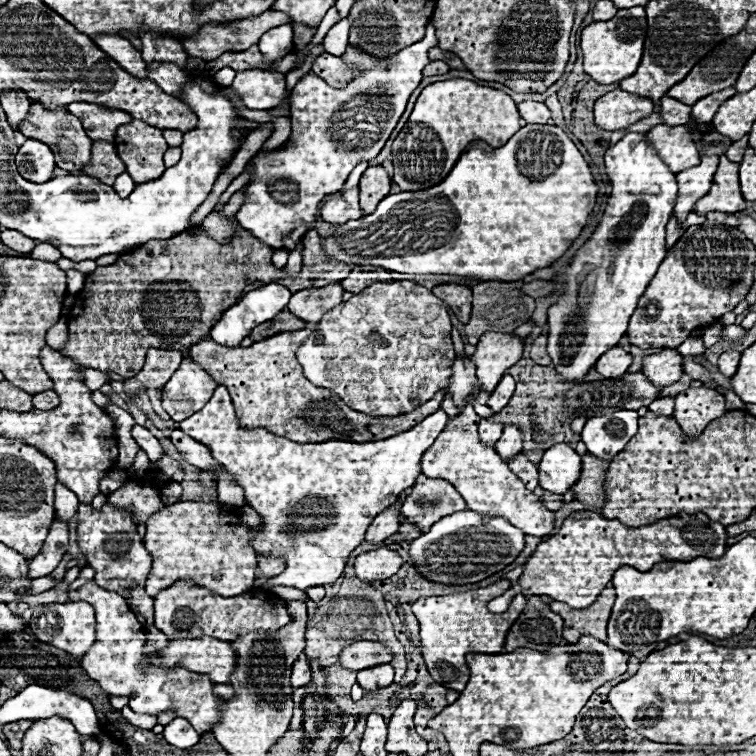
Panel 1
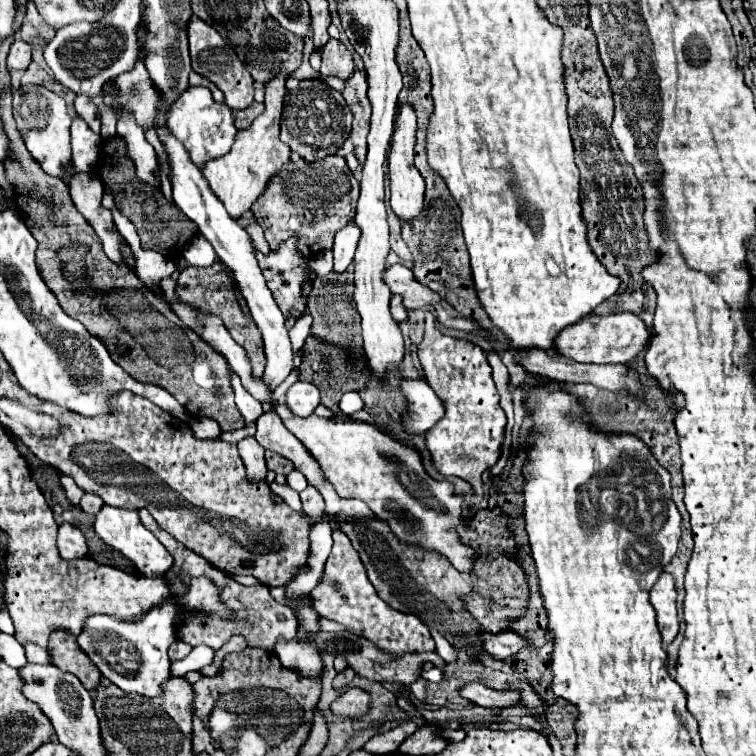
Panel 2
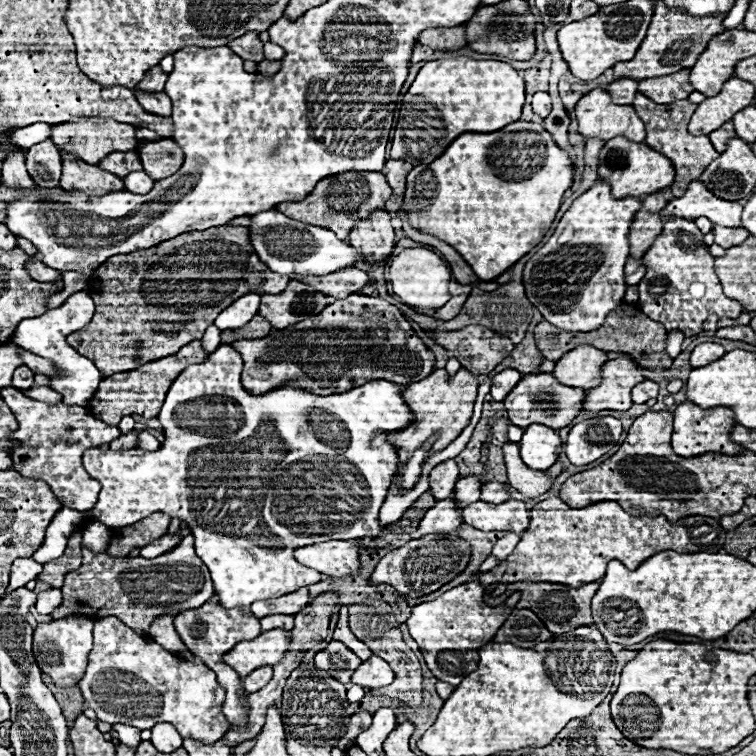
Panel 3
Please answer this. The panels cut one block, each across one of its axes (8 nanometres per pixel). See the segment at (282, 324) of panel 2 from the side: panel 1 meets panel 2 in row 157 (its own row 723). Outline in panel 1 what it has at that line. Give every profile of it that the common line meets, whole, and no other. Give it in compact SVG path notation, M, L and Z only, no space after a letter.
M174 718L170 724L164 726L162 734L164 734L168 744L172 744L176 748L182 748L182 750L184 748L192 748L200 740L200 734L184 718Z

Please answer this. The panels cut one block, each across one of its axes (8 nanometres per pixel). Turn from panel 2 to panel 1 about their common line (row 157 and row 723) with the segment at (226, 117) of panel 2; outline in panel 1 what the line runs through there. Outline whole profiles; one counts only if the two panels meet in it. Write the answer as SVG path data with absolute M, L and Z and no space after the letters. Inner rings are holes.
M88 582L84 588L72 592L70 598L84 600L96 610L96 642L82 658L82 666L90 678L100 676L100 680L96 682L102 690L112 696L126 696L128 706L138 714L158 716L160 712L172 710L178 718L186 718L198 734L210 732L212 726L220 724L220 710L226 700L214 694L214 682L210 682L210 678L204 674L192 674L182 668L164 670L160 666L154 666L150 660L158 658L160 652L144 652L144 626L140 626L134 612L120 594L104 590L96 586L96 582ZM140 666L146 668L140 670Z

